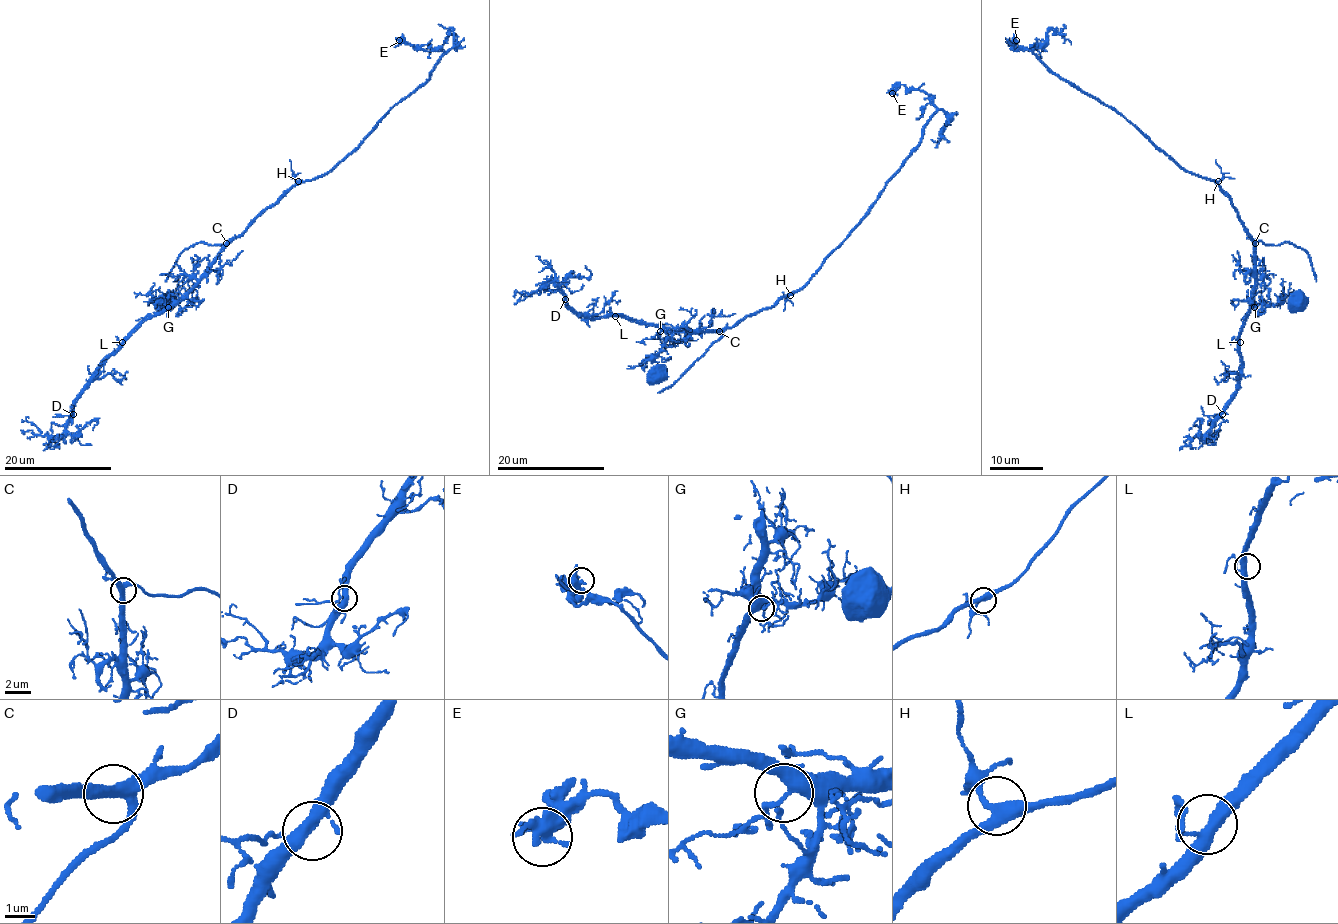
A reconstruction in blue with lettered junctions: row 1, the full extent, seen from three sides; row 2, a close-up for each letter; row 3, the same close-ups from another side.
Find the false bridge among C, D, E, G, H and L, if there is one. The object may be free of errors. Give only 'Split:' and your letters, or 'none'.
Split: none

